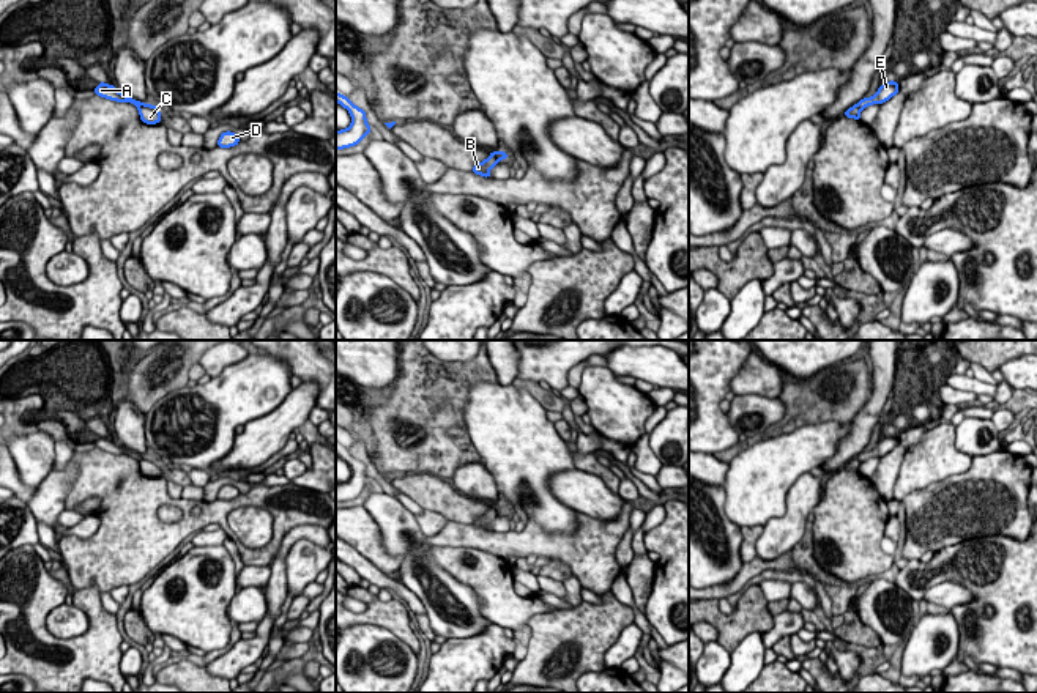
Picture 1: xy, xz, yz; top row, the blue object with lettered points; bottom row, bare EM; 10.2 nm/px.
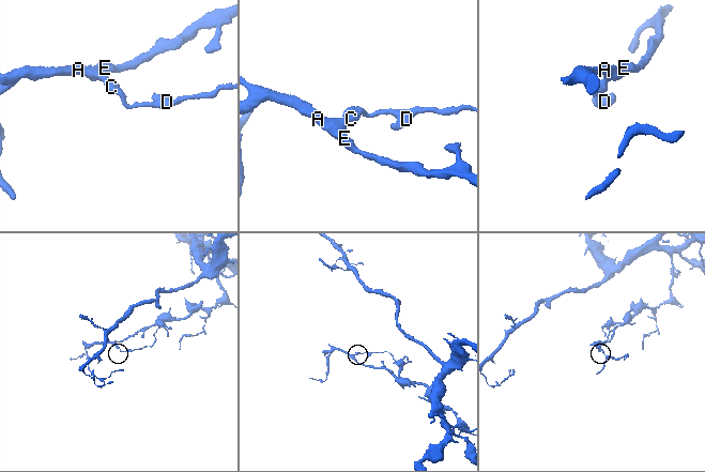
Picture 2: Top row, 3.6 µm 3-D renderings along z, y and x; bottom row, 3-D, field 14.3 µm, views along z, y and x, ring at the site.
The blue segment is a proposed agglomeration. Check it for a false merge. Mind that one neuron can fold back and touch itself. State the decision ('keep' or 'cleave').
cleave

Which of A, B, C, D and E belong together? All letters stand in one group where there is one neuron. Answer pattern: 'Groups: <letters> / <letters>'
Groups: A B E / C D

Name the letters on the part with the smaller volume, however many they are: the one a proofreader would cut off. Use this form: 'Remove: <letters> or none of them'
Remove: C, D

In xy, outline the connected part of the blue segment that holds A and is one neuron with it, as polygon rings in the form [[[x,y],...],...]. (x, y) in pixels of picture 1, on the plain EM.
[[[104,433],[93,443],[98,449],[102,449],[106,452],[112,452],[112,454],[118,454],[118,455],[131,455],[137,461],[143,458],[143,455],[136,454],[136,452],[120,446],[113,438],[107,438]]]

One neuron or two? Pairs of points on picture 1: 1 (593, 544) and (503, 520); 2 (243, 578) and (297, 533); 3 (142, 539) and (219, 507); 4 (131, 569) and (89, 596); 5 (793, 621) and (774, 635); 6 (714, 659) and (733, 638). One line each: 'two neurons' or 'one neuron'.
1: two neurons
2: two neurons
3: one neuron
4: two neurons
5: one neuron
6: two neurons

